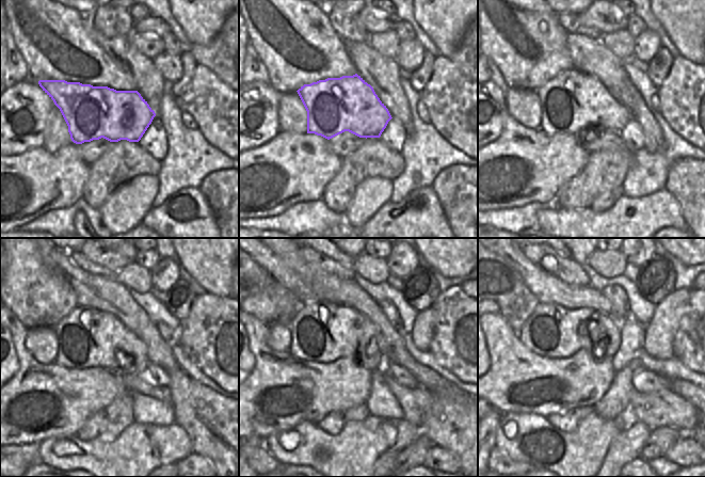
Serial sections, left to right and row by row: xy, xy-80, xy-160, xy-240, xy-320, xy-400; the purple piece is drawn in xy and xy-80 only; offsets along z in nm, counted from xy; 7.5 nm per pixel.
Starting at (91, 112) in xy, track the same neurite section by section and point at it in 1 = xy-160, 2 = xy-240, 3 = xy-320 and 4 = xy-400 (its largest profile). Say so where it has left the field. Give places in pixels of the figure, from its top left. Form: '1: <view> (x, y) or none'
1: xy-160 (571, 101)
2: xy-240 (87, 337)
3: xy-320 (319, 332)
4: xy-400 (551, 331)

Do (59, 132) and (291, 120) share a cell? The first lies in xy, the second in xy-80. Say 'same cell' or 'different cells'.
same cell

